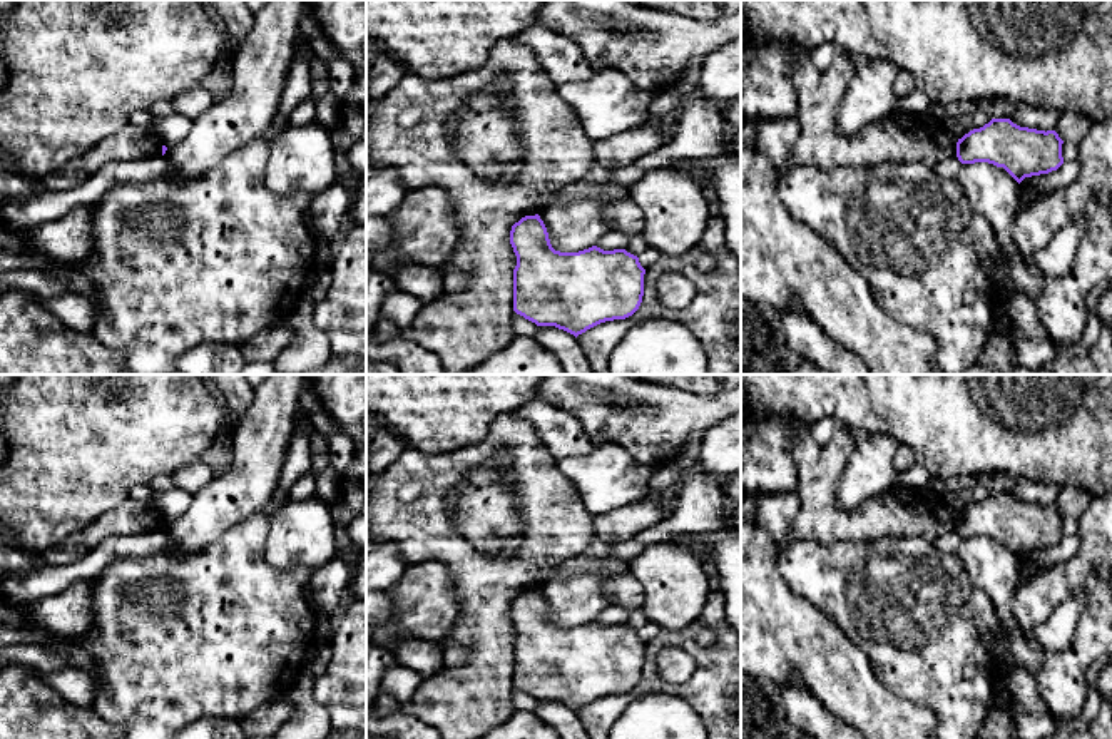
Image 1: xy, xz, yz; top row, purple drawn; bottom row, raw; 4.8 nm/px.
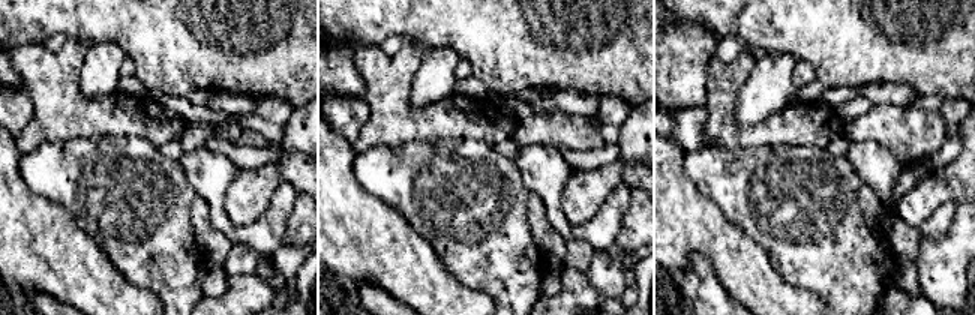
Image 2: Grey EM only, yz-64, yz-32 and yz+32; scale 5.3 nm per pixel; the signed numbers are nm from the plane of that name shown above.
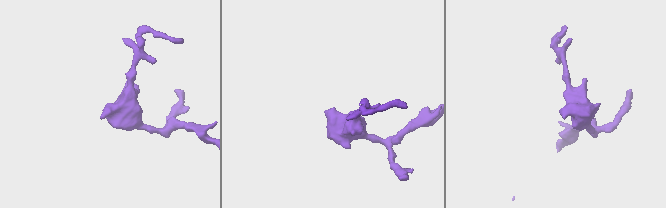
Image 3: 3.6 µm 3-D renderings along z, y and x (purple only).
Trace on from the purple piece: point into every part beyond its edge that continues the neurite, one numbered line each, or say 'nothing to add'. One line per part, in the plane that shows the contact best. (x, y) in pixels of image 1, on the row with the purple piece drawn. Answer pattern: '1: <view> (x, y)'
nothing to add

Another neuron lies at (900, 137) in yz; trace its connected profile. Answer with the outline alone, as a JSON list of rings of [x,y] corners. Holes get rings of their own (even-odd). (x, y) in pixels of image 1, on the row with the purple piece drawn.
[[[836,48],[829,69],[818,70],[808,55],[796,60],[793,82],[796,87],[796,120],[799,135],[788,157],[788,169],[816,166],[829,171],[838,166],[873,166],[883,161],[923,162],[935,167],[940,161],[956,155],[958,139],[931,115],[910,115],[895,110],[886,119],[875,122],[858,134],[846,137],[838,132],[838,112],[849,80],[854,75],[854,57]]]

